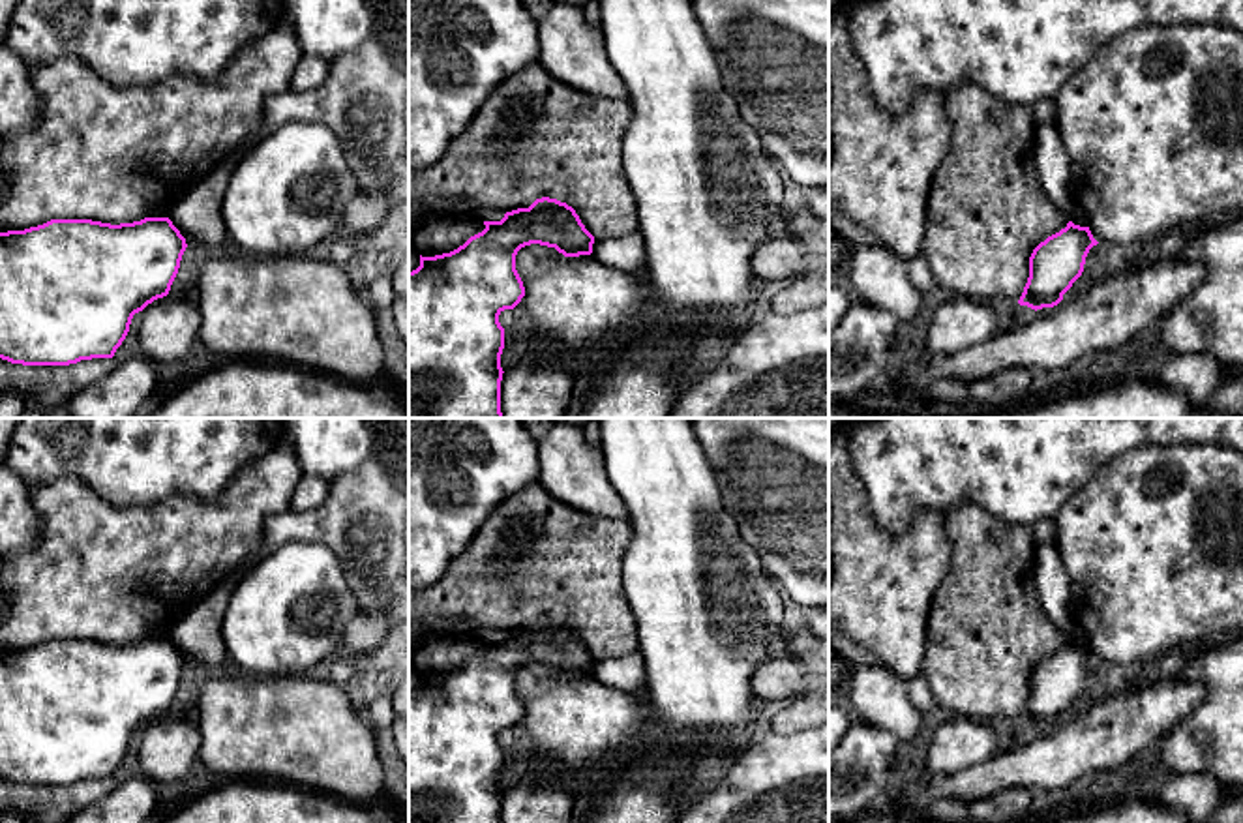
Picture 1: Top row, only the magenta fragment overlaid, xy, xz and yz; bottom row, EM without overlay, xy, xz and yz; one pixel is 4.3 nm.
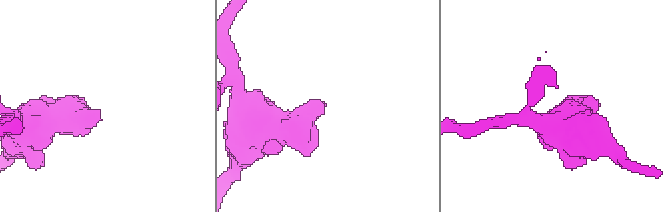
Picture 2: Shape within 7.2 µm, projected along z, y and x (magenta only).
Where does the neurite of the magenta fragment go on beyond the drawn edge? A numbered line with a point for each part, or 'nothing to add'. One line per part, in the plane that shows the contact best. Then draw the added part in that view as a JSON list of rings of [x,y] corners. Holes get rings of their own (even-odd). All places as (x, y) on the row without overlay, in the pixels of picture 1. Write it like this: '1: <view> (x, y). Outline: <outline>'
nothing to add

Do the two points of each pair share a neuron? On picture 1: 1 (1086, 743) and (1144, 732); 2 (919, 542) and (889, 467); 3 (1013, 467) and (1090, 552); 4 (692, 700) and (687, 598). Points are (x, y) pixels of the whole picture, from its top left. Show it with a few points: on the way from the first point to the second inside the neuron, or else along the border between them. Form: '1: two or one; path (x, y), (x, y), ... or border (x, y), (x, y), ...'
1: one; path (1101, 737), (1110, 732), (1129, 732)
2: two; border (870, 505), (893, 535), (919, 512), (945, 514)
3: two; border (1086, 482), (1054, 518)
4: one; path (692, 675), (692, 623)

